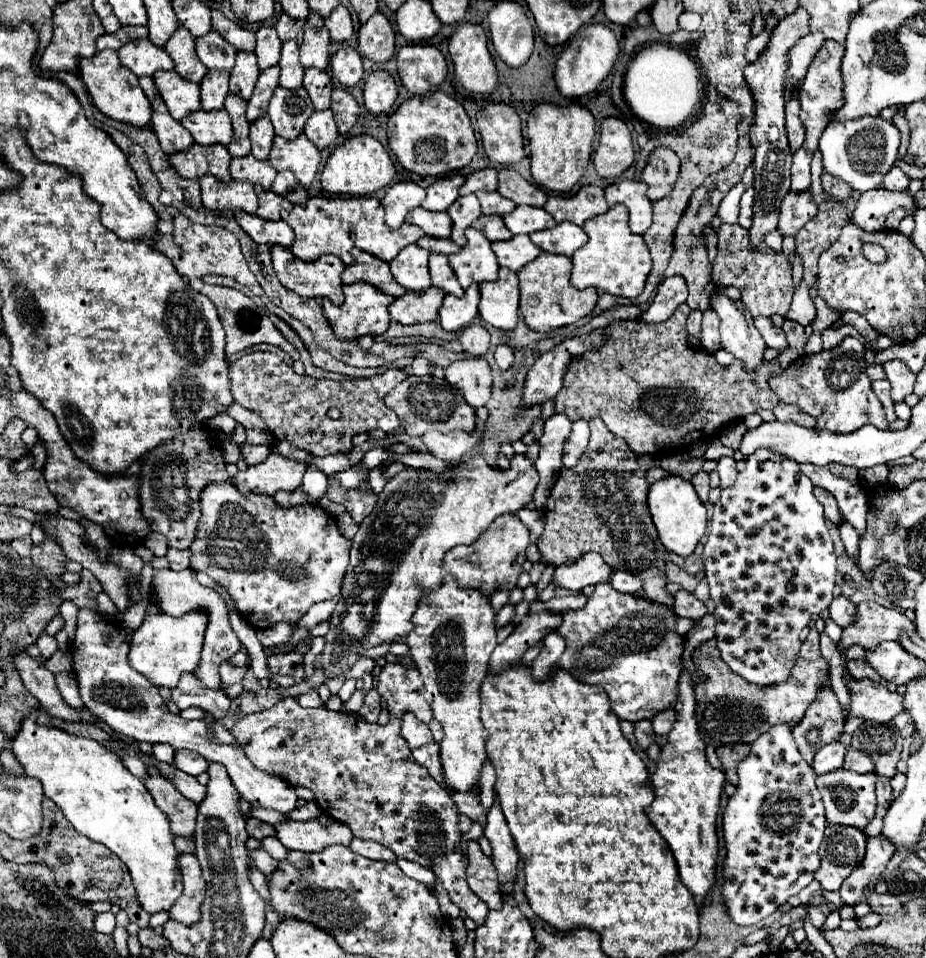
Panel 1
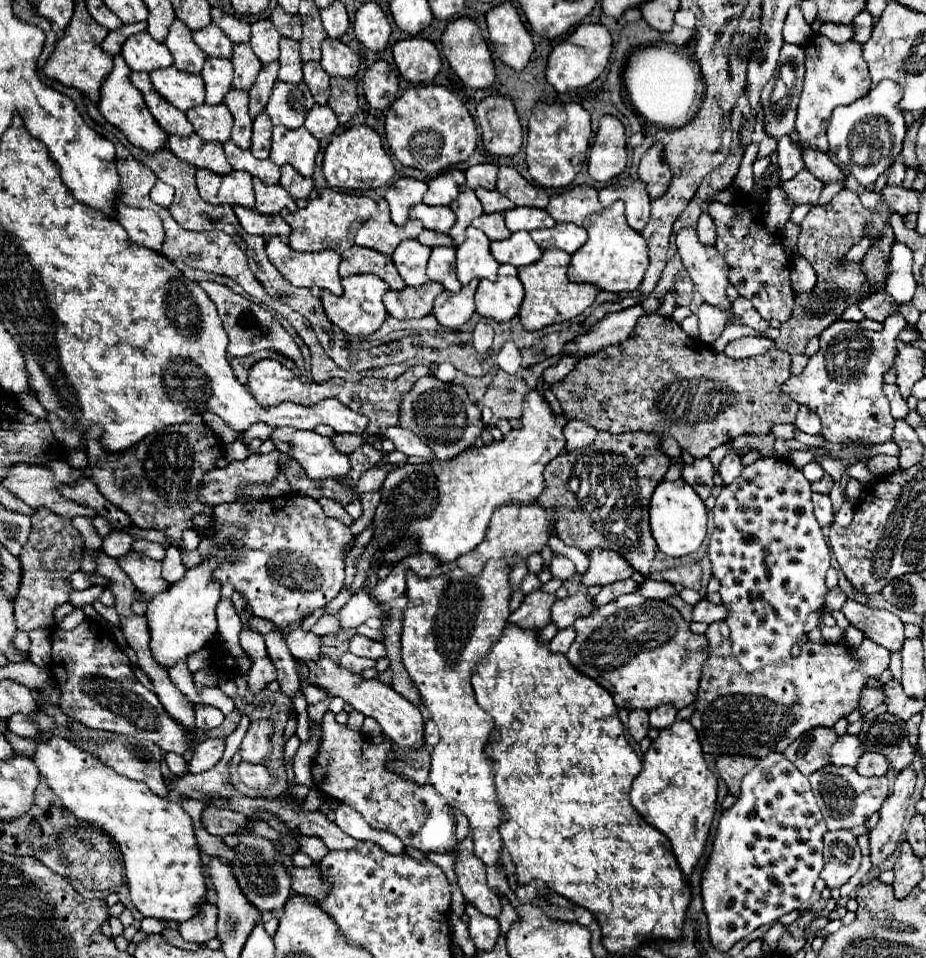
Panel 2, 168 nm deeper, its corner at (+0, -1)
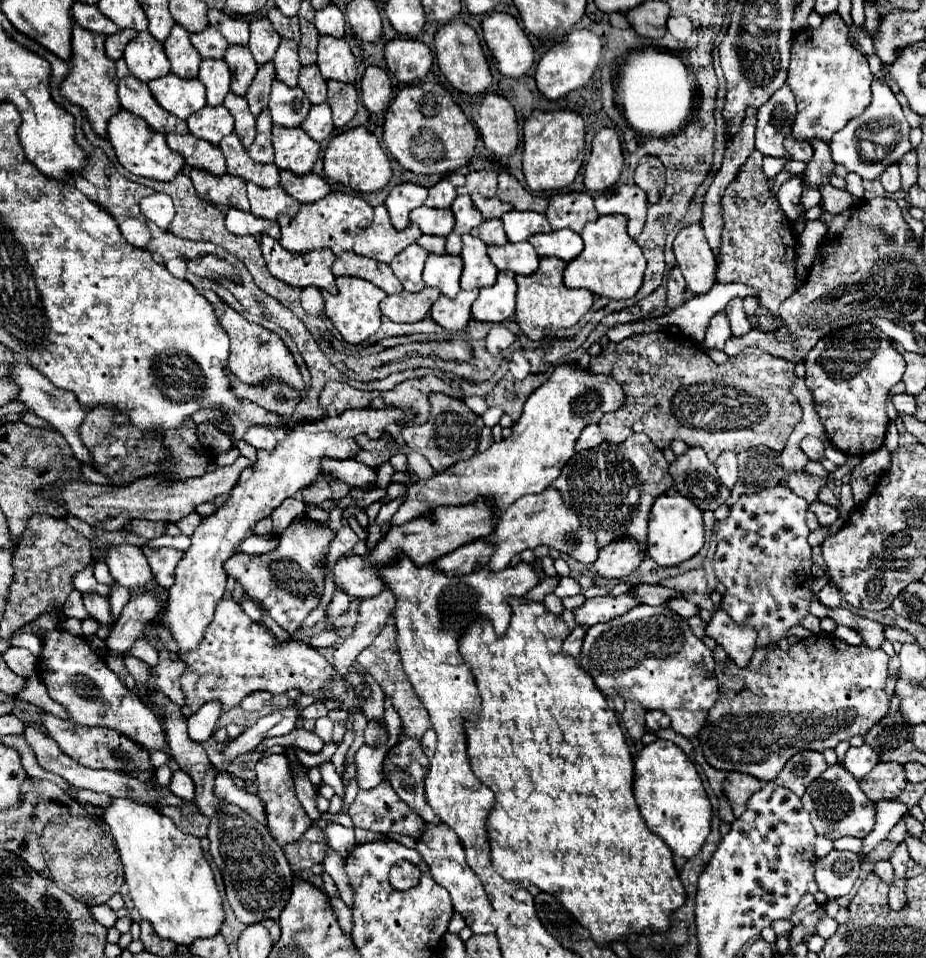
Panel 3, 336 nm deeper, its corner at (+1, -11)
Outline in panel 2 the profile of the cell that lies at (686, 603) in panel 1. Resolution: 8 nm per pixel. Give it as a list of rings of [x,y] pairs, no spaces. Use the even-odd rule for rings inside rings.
[[[699,601],[695,607],[693,607],[693,621],[701,621],[701,623],[715,623],[715,621],[725,621],[725,607],[723,605],[713,605],[709,601]]]

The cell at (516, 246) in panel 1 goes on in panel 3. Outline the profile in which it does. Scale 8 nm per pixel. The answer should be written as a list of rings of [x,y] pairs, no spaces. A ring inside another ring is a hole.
[[[526,241],[506,243],[504,247],[488,247],[488,257],[498,271],[512,271],[516,275],[532,275],[538,269],[540,257]]]

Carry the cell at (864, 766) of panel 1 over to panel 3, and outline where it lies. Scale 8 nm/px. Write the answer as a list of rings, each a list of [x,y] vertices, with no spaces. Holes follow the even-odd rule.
[[[878,763],[868,777],[860,779],[860,787],[862,791],[872,799],[872,801],[880,801],[880,799],[896,799],[902,791],[906,783],[904,777],[904,767],[896,765],[896,763]]]

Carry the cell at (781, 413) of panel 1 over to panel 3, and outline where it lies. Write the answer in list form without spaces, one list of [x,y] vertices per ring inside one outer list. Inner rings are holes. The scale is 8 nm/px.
[[[804,437],[800,441],[800,449],[808,455],[808,459],[822,459],[824,457],[824,441],[816,439],[816,437]]]

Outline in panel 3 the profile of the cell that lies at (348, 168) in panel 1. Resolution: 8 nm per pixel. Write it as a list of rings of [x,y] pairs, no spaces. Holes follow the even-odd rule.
[[[364,127],[346,129],[328,143],[324,151],[324,173],[328,179],[346,185],[358,193],[376,193],[384,189],[392,177],[392,169],[386,153],[382,151],[378,139]]]

